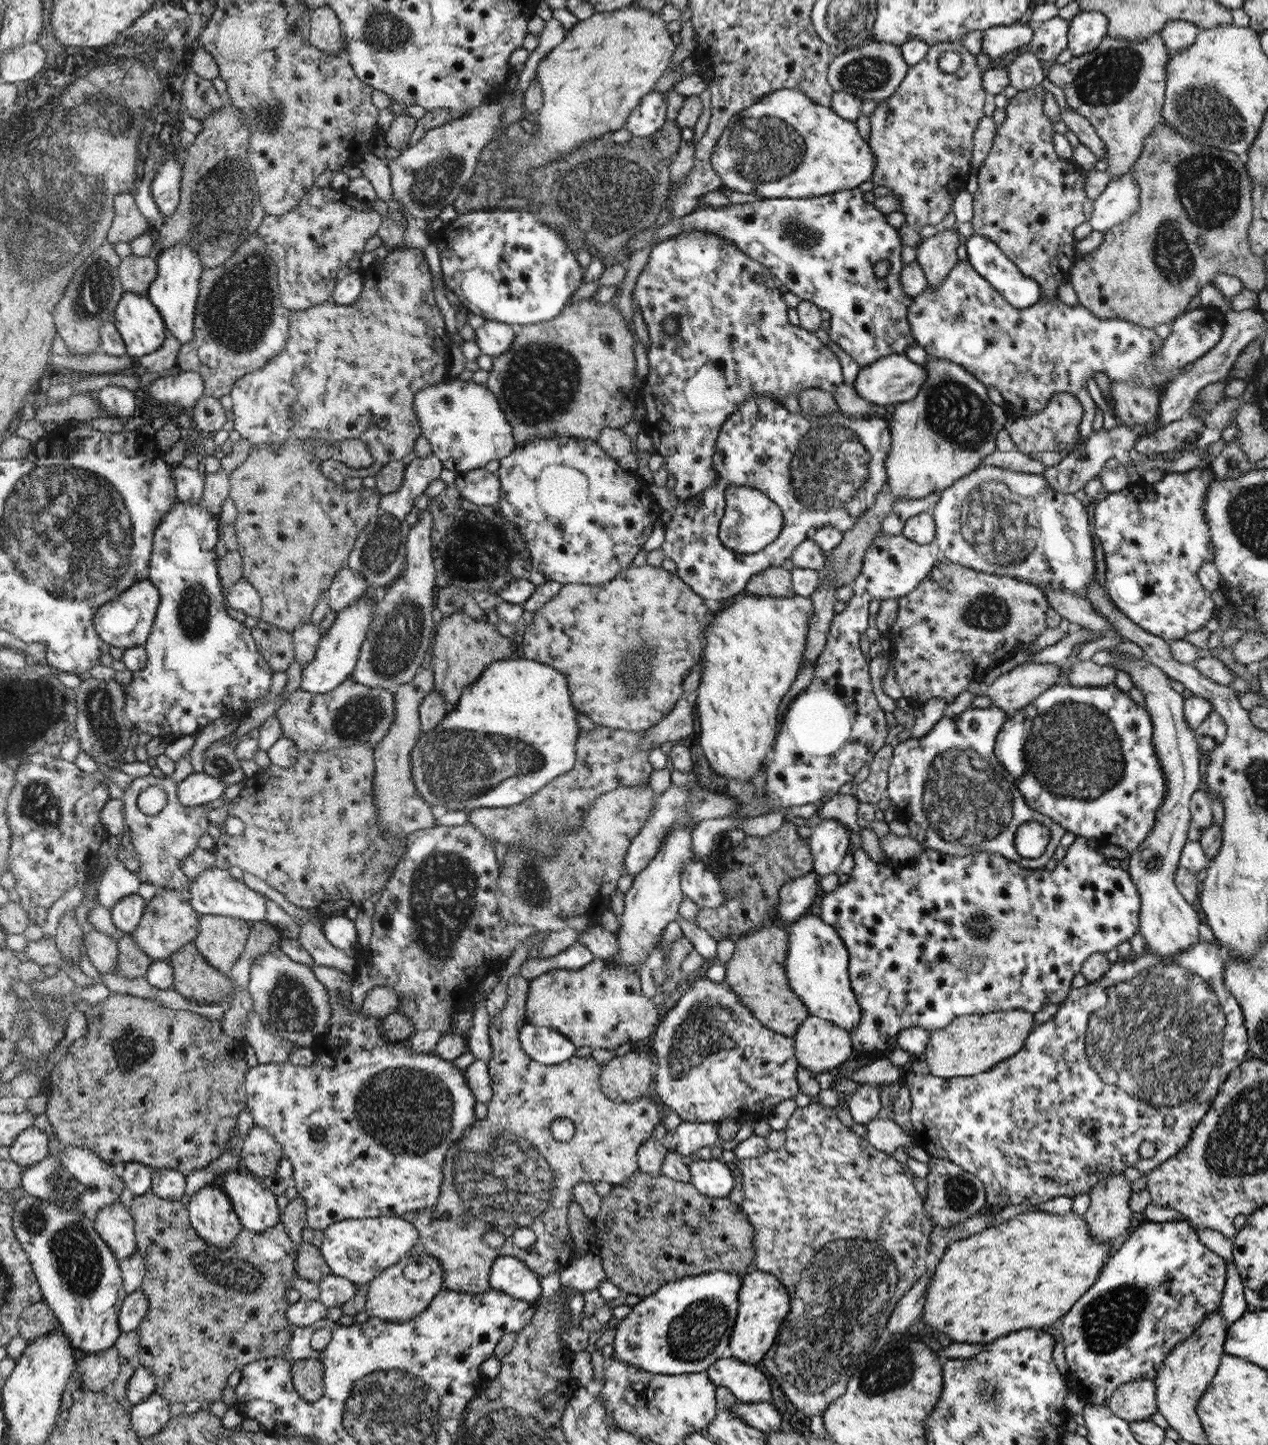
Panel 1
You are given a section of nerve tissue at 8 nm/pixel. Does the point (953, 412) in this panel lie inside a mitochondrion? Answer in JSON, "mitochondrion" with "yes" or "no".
{"mitochondrion":"yes"}

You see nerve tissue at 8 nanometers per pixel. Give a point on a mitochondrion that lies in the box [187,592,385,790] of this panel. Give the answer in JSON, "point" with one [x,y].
{"point":[221,765]}

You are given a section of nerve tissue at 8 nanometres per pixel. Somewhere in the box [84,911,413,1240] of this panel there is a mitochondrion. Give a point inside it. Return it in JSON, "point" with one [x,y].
{"point":[291,1008]}

